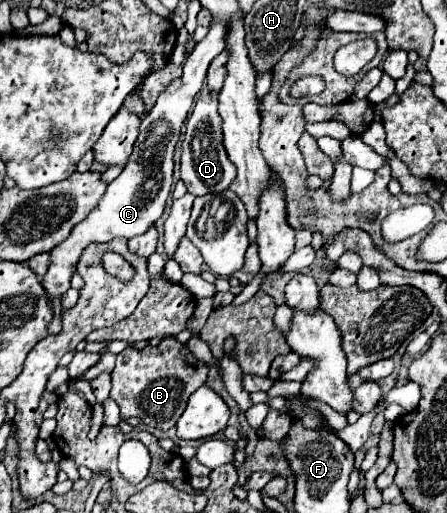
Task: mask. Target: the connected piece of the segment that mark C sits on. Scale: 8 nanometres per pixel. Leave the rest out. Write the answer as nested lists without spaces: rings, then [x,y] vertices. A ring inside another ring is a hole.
[[[222,23],[210,25],[210,33],[202,41],[198,41],[194,51],[186,57],[184,75],[180,79],[172,81],[160,93],[156,105],[142,119],[140,135],[134,143],[134,151],[132,151],[128,165],[108,185],[98,207],[72,229],[70,237],[62,245],[52,249],[50,269],[42,277],[42,285],[48,291],[50,299],[56,295],[64,295],[68,291],[72,271],[78,263],[82,249],[88,243],[92,243],[92,241],[106,243],[106,241],[112,241],[114,237],[130,239],[130,237],[142,235],[150,225],[154,225],[158,221],[158,217],[164,211],[170,187],[172,187],[172,169],[174,169],[172,157],[174,157],[174,145],[178,143],[178,137],[180,137],[180,127],[186,121],[186,117],[194,105],[194,97],[206,79],[206,69],[208,69],[210,61],[218,53],[224,51],[224,41],[226,41],[226,25],[222,25]]]

